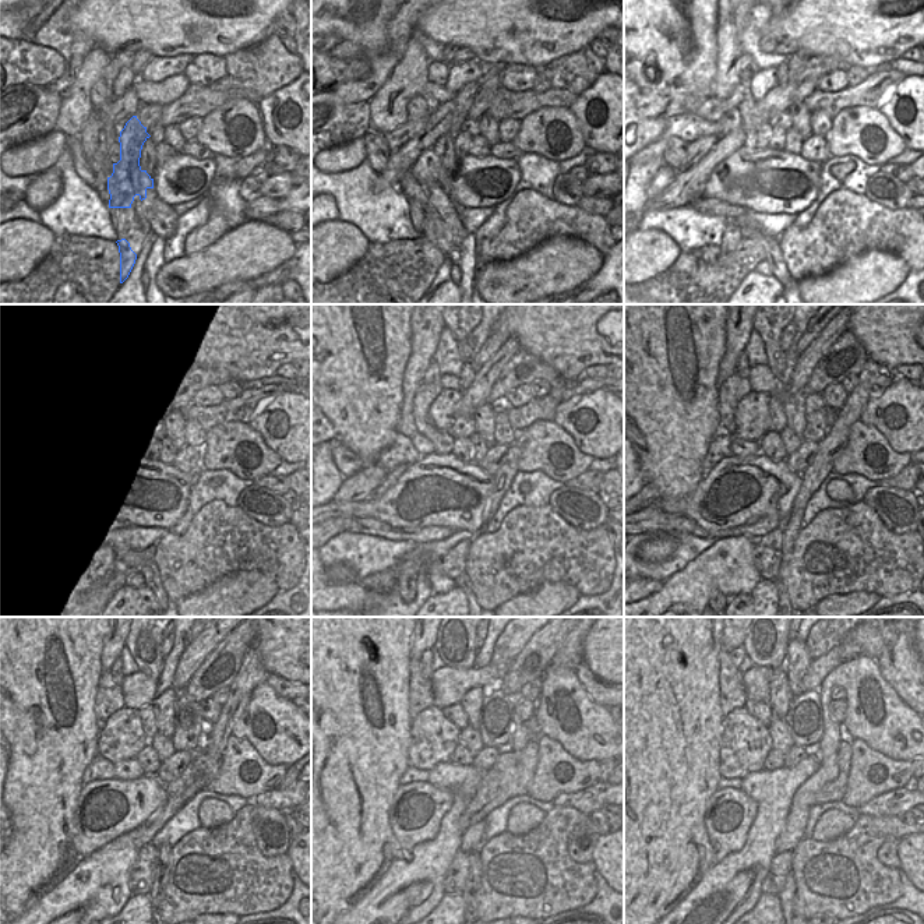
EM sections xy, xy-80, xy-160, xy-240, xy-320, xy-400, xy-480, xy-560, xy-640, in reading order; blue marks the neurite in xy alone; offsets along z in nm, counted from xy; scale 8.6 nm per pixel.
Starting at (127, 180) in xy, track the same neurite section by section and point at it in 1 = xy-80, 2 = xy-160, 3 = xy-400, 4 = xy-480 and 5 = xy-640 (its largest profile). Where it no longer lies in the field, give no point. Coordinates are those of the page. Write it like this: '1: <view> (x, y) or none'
1: xy-80 (444, 148)
2: xy-160 (758, 134)
3: xy-400 (734, 388)
4: xy-480 (109, 698)
5: xy-640 (732, 687)

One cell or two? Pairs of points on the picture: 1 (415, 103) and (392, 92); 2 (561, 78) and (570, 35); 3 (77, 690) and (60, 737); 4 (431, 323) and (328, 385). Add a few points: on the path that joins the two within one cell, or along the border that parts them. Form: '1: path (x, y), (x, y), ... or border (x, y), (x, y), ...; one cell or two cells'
1: border (423, 95), (415, 95), (408, 102), (408, 117); two cells
2: border (588, 45), (553, 59), (546, 66); two cells
3: path (77, 701), (78, 712), (71, 726); one cell
4: border (411, 318), (411, 355), (404, 369); two cells

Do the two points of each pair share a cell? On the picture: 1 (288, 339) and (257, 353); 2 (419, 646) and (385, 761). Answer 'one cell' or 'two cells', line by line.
1: one cell
2: two cells

